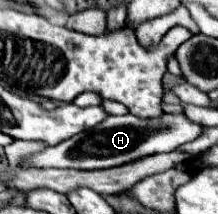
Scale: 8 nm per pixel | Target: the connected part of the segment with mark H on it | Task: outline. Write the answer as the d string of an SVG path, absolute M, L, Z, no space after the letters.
M131 113L121 117L107 117L101 125L77 133L59 145L33 155L27 159L27 167L73 167L73 169L107 169L125 165L139 157L175 151L179 145L193 141L201 135L201 125L191 123L183 113L181 115L161 115L157 119L139 119Z

